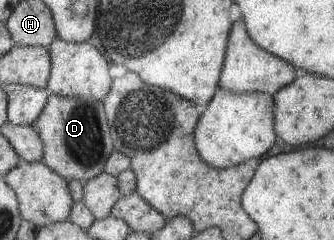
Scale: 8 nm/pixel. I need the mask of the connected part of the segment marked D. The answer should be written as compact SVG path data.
M55 37L49 44L48 51L50 68L45 88L49 95L44 108L31 124L34 132L40 137L43 146L43 155L40 161L66 182L77 180L84 184L87 180L103 172L106 159L113 151L113 142L109 135L109 126L104 116L101 101L108 94L111 87L107 58L87 41L69 43L58 37Z

